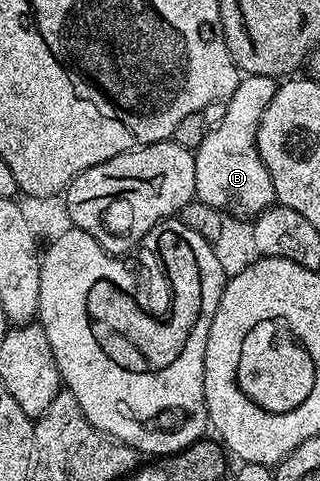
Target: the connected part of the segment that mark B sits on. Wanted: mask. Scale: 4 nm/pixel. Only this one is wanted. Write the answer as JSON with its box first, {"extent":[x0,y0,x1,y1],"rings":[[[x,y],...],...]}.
{"extent":[194,76,278,219],"rings":[[[242,76],[235,91],[226,100],[226,114],[222,121],[206,132],[203,143],[199,143],[199,147],[194,152],[196,200],[221,210],[222,214],[244,219],[256,217],[257,214],[262,213],[264,209],[268,209],[276,202],[277,196],[273,180],[257,150],[257,129],[261,125],[263,111],[267,107],[267,103],[271,103],[277,87],[278,82],[271,77]]]}

